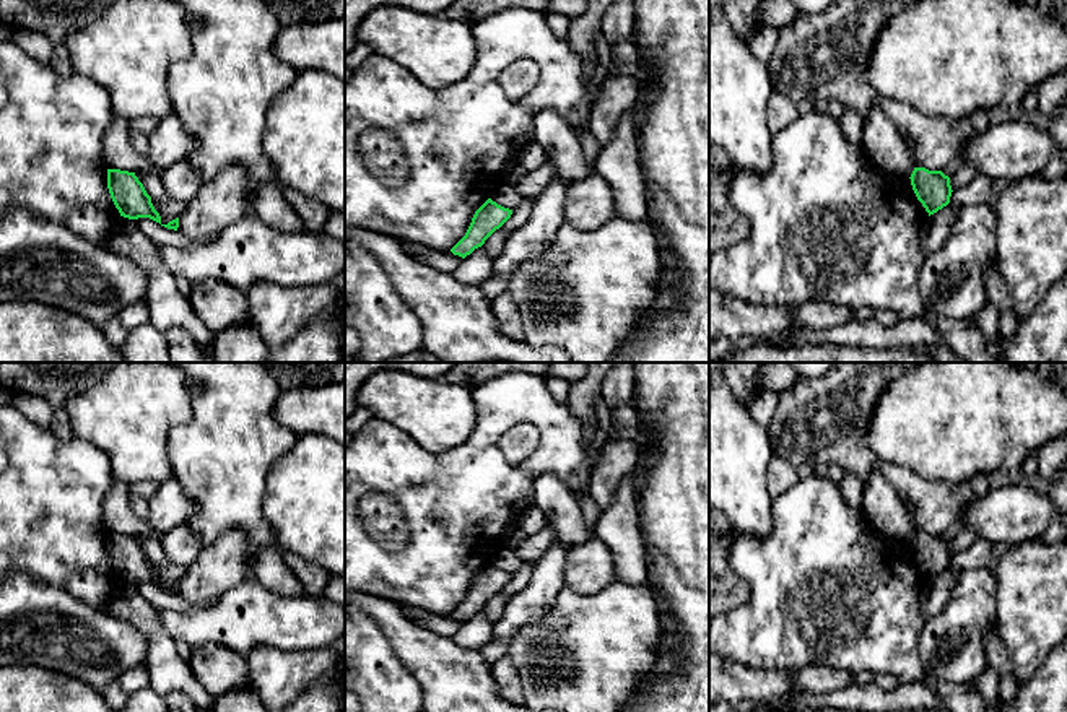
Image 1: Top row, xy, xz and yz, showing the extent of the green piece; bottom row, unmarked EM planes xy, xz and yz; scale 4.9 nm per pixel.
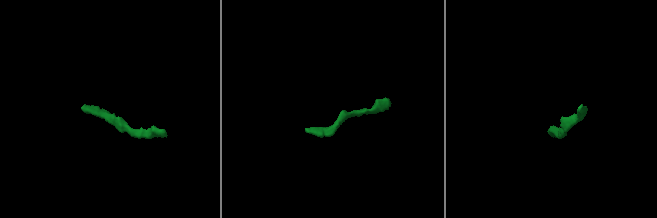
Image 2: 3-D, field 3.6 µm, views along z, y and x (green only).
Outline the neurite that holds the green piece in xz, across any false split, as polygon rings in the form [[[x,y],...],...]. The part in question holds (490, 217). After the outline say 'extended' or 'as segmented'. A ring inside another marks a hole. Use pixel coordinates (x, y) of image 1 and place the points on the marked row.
[[[488,198],[473,215],[465,236],[451,249],[454,255],[465,258],[475,249],[499,229],[512,215],[512,210],[504,208]]] | as segmented

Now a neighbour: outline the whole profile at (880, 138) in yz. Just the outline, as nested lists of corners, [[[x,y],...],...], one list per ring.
[[[878,106],[867,111],[860,143],[865,154],[888,176],[911,177],[914,163],[904,140]]]

